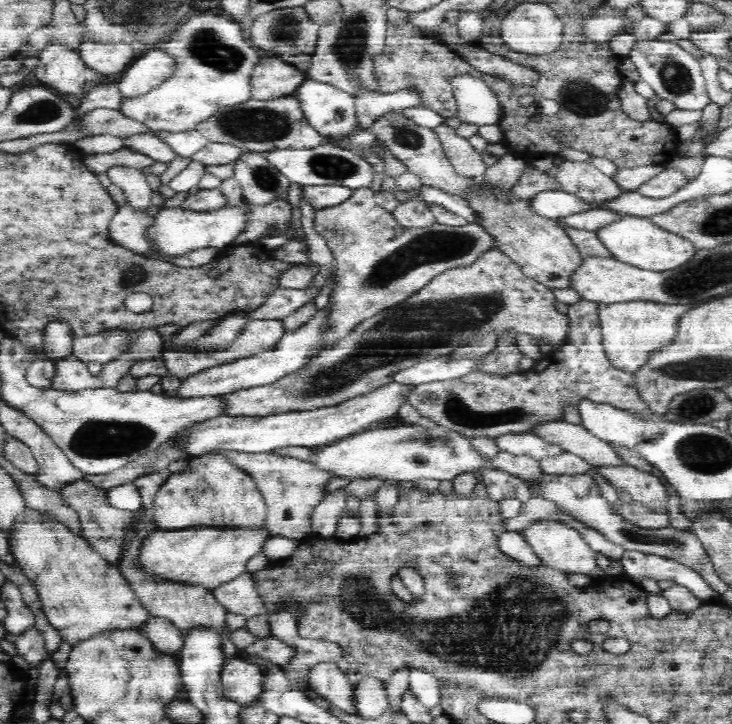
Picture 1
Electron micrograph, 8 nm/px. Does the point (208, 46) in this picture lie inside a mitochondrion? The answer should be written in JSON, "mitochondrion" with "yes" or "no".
{"mitochondrion":"yes"}

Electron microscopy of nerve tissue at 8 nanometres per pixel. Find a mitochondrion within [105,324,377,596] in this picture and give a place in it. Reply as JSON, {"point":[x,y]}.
{"point":[150,459]}

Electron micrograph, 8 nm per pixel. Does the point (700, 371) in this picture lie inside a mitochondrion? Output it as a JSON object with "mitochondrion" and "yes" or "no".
{"mitochondrion":"yes"}

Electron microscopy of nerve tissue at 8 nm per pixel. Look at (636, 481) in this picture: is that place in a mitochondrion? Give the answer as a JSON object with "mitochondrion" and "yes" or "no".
{"mitochondrion":"no"}

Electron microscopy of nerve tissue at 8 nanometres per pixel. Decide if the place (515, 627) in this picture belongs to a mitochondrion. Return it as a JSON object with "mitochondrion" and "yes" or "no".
{"mitochondrion":"yes"}

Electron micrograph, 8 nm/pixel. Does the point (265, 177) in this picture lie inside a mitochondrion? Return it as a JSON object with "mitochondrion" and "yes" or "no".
{"mitochondrion":"yes"}

